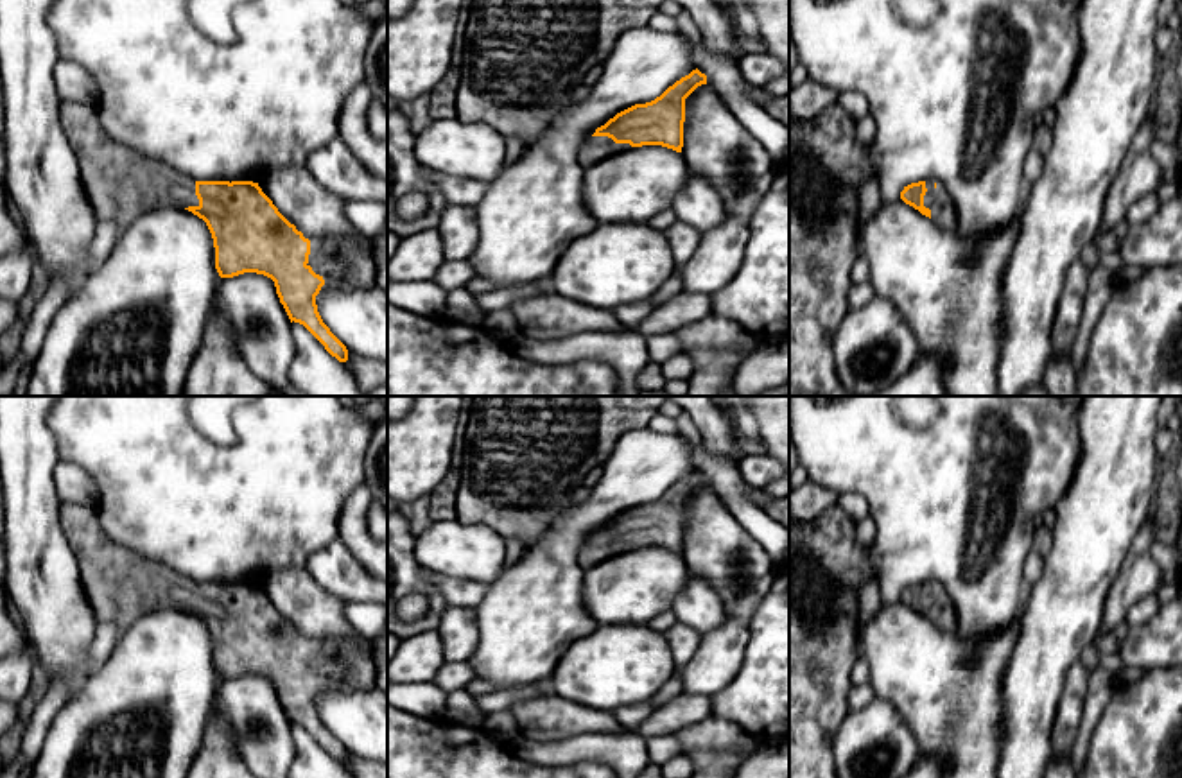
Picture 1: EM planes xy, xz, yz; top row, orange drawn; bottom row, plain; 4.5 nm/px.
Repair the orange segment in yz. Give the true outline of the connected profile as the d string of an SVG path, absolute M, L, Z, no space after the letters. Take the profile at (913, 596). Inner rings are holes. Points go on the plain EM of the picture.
M938 583L911 584L904 588L900 601L943 631L954 631L958 626L951 597Z

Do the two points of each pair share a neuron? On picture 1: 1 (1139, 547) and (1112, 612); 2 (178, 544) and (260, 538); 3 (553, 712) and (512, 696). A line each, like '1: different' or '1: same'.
1: same
2: same
3: different

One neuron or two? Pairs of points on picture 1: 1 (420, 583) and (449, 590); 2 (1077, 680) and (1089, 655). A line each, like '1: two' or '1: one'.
1: two
2: two

